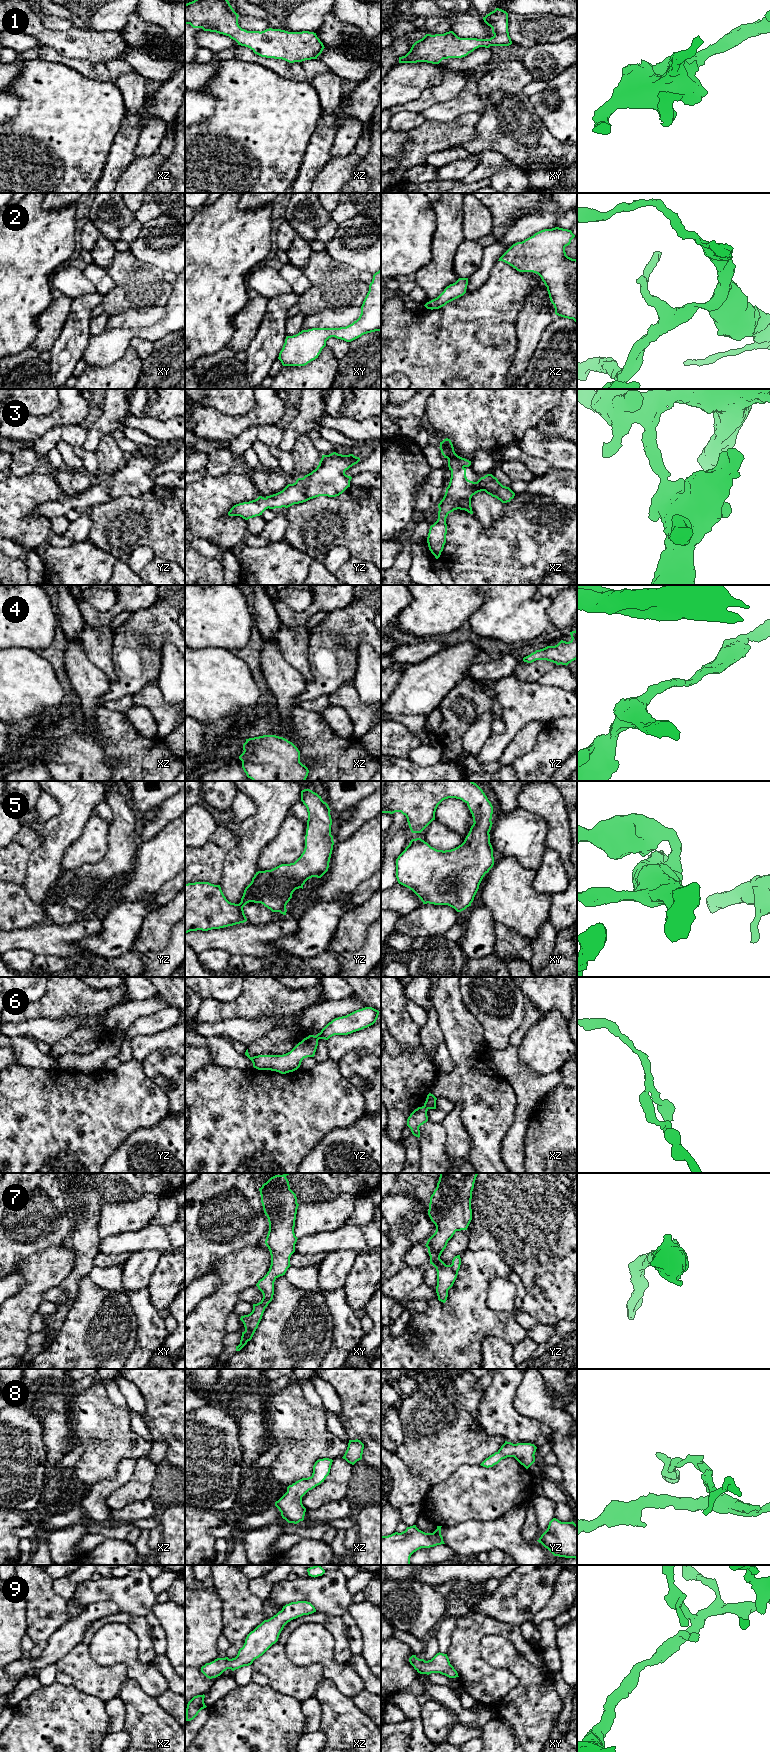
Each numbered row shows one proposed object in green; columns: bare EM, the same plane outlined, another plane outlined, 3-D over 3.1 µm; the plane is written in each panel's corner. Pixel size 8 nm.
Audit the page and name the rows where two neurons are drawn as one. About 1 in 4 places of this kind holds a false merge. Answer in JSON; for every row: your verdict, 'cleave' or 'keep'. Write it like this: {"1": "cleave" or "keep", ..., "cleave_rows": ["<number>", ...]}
{"1": "keep", "2": "keep", "3": "keep", "4": "keep", "5": "keep", "6": "cleave", "7": "keep", "8": "keep", "9": "keep", "cleave_rows": ["6"]}

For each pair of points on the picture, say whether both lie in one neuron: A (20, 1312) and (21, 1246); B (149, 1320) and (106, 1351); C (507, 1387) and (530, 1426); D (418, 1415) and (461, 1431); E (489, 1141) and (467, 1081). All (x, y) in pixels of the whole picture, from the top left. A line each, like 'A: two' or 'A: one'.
A: two
B: two
C: one
D: one
E: one

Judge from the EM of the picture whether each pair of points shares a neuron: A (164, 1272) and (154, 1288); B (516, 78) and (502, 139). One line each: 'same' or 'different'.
A: same
B: same

